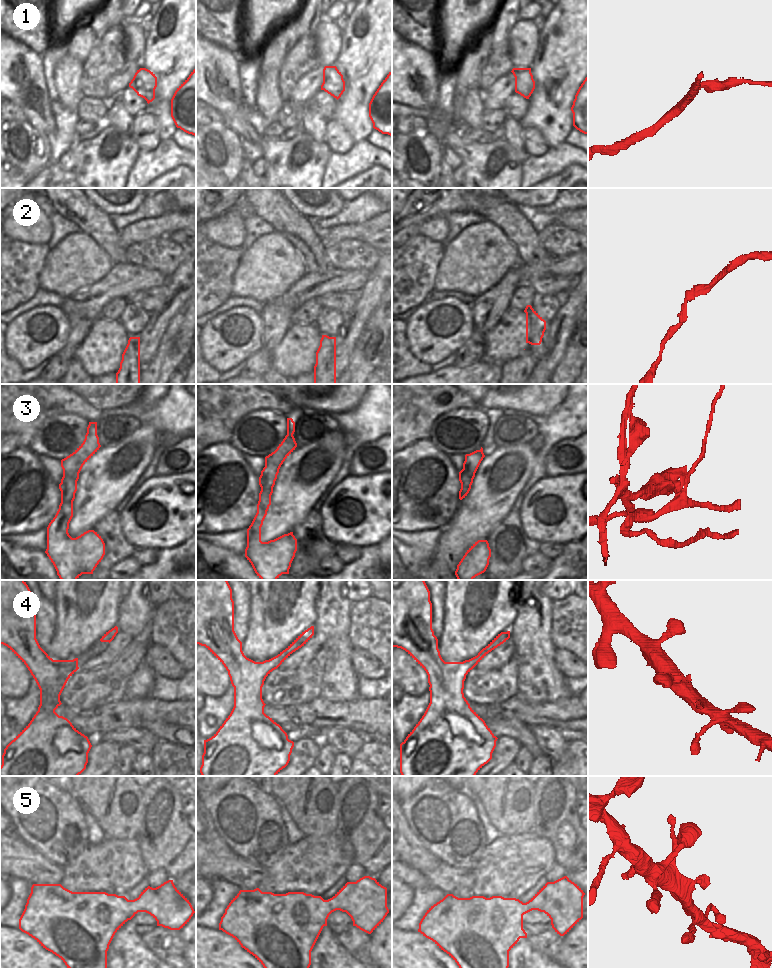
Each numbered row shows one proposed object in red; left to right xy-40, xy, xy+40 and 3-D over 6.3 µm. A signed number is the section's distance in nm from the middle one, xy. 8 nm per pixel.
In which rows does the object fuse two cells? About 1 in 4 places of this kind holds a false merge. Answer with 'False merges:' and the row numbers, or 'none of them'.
False merges: 3

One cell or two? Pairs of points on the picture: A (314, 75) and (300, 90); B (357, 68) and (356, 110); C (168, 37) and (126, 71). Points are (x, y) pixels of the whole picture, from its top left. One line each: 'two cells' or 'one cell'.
A: one cell
B: one cell
C: two cells

